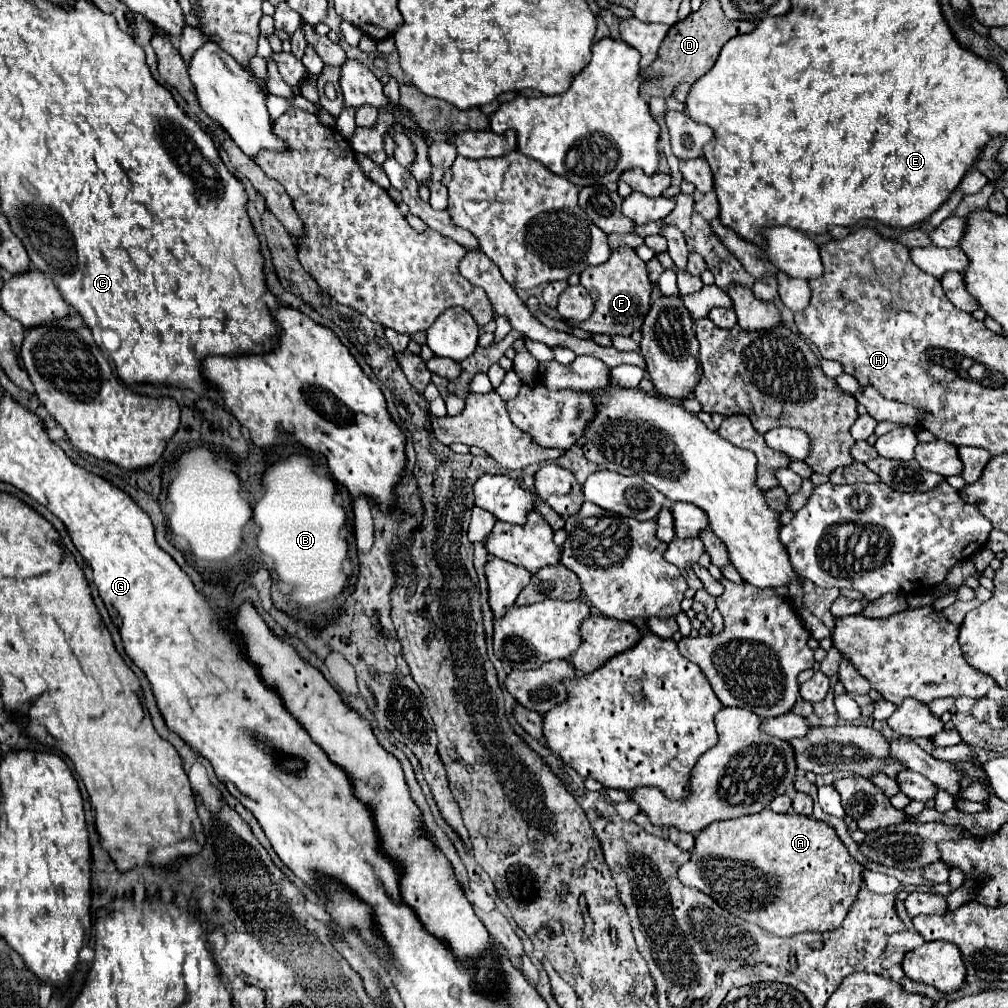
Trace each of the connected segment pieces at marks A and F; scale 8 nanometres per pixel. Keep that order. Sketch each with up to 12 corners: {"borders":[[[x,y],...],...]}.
{"borders":[[[797,813],[699,831],[679,881],[791,937],[833,931],[865,867]],[[619,247],[587,267],[595,311],[579,329],[631,335],[651,307],[645,261]]]}

